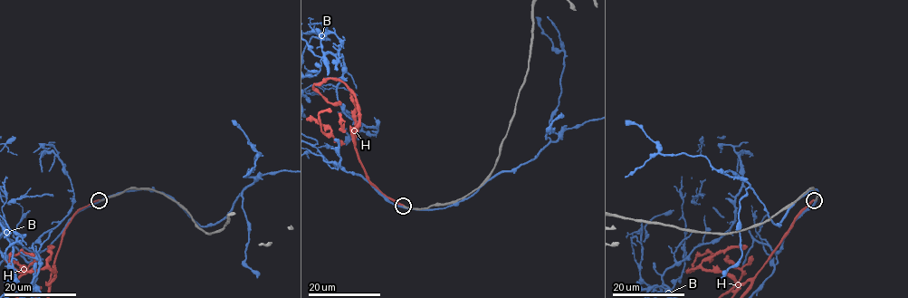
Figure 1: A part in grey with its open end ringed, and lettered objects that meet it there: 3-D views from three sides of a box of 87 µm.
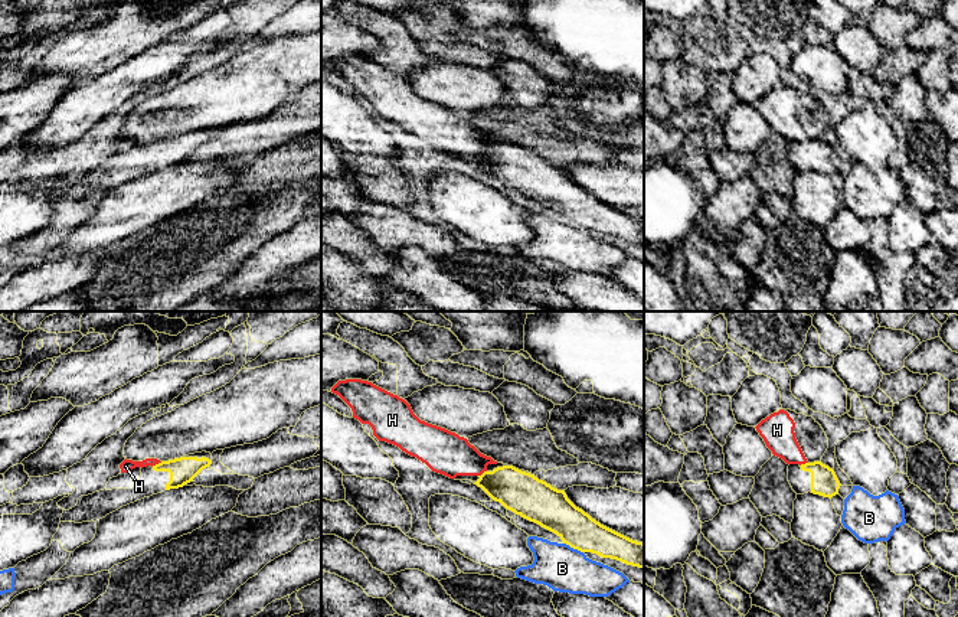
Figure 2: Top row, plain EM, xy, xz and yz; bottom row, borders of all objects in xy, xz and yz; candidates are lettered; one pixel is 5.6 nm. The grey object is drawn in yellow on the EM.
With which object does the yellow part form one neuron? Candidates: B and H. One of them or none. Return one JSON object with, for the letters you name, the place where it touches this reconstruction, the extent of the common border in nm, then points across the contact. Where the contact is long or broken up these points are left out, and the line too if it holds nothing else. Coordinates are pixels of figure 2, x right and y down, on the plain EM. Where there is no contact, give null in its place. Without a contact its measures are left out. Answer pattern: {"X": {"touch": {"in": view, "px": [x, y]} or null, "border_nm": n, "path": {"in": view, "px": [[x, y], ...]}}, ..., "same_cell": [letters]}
{"same_cell": []}

